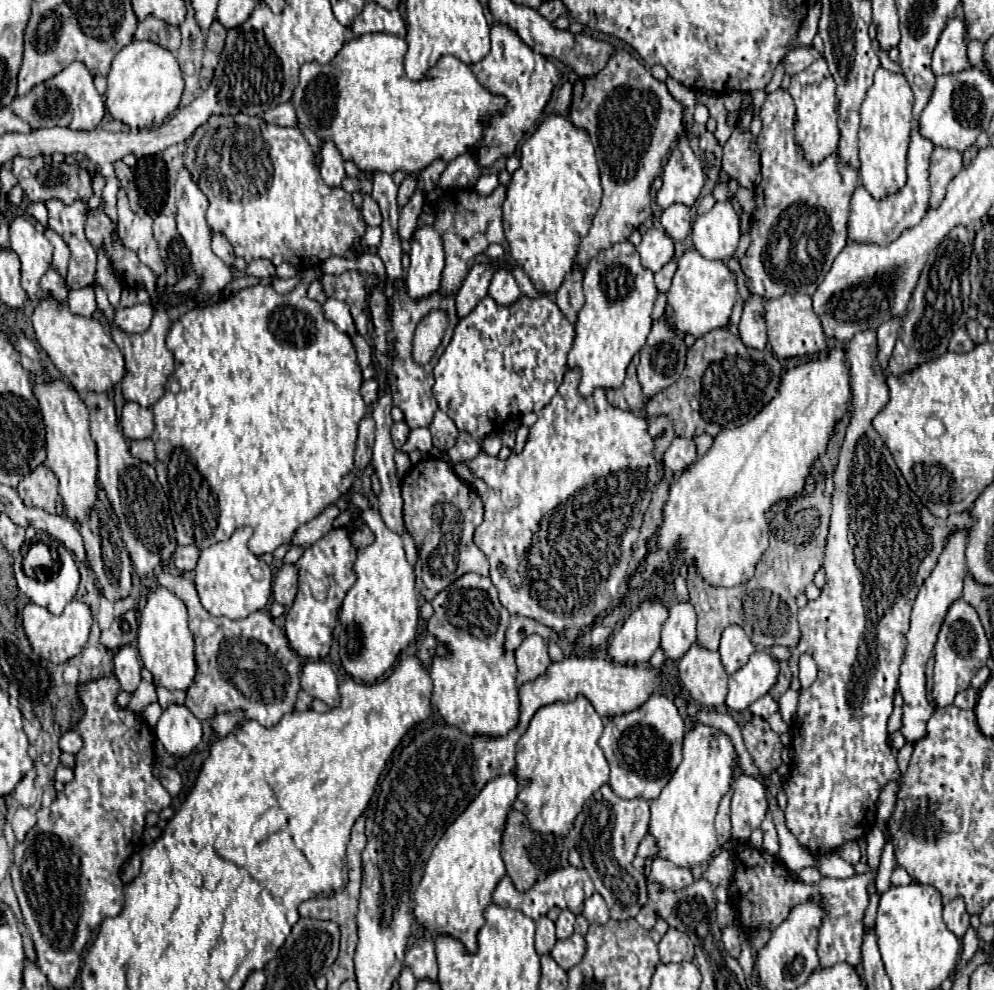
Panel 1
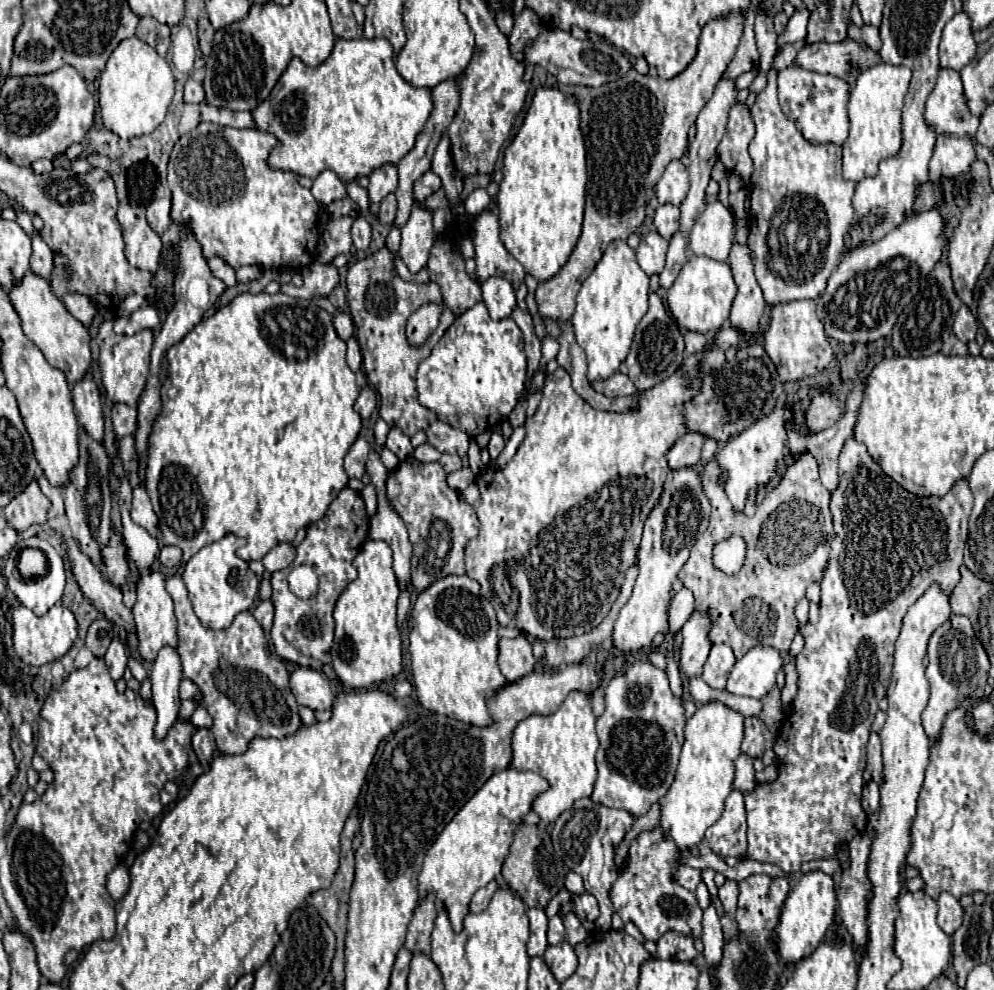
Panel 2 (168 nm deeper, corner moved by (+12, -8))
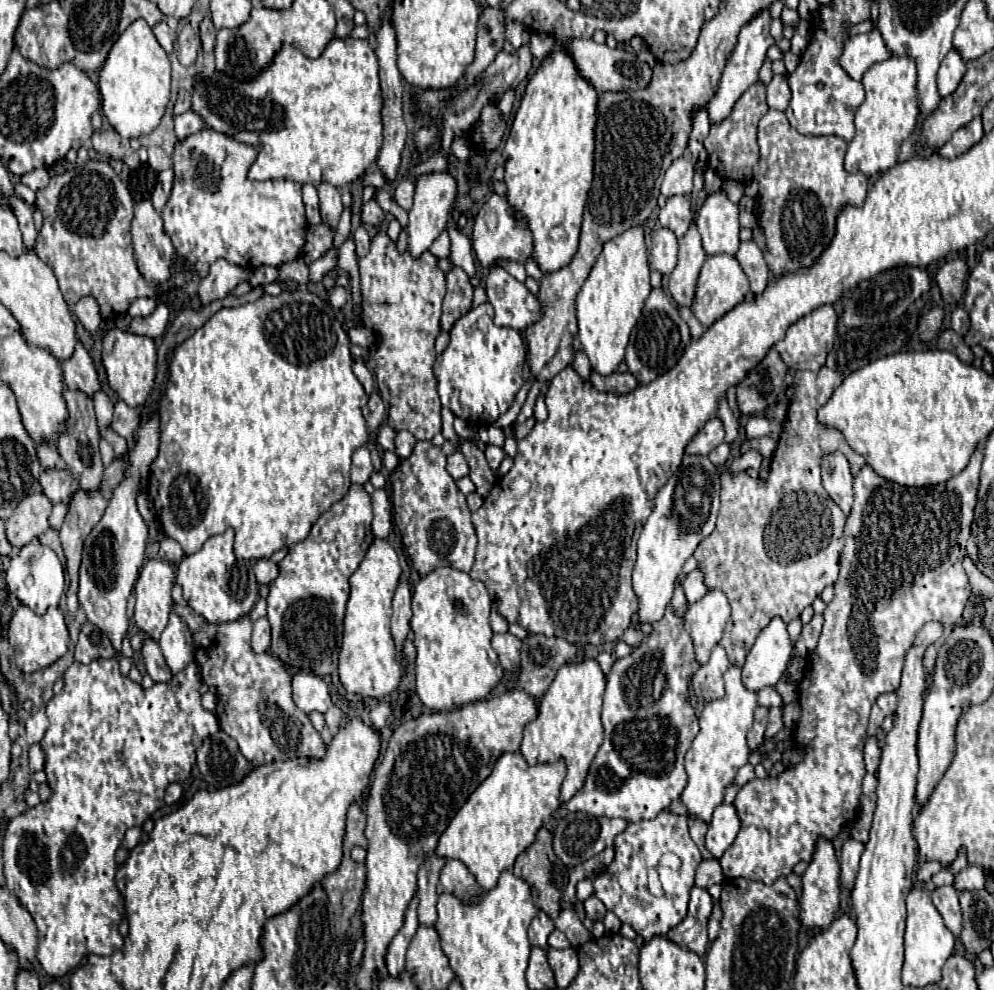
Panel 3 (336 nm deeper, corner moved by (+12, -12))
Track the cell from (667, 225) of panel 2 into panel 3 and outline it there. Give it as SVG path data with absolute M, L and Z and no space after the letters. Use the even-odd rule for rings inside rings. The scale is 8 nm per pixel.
M670 197L666 205L660 209L660 225L670 229L676 237L682 237L692 221L692 213L688 209L688 197Z

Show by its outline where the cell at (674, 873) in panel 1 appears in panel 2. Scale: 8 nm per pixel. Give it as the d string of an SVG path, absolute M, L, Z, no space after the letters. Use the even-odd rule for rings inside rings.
M682 865L676 873L674 873L674 879L688 891L696 891L698 883L702 881L702 871L700 869L694 869L694 867L688 867L688 865Z

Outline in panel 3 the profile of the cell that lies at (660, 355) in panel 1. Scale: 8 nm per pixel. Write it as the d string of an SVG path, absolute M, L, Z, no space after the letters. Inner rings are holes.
M652 289L626 349L626 363L630 373L638 379L638 383L648 385L656 377L668 373L676 365L676 361L682 357L688 345L690 345L690 331L688 331L688 325L682 321L676 305L662 289Z

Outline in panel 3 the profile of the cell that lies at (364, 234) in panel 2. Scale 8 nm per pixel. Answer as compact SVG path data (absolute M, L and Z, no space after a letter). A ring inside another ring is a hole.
M362 225L354 233L354 241L356 241L356 255L358 257L368 253L368 249L370 249L370 235L368 235L368 231Z

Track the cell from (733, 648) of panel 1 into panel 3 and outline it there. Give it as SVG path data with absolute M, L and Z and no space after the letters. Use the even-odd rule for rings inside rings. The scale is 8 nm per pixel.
M716 645L712 649L712 657L706 665L702 665L694 677L692 677L692 687L694 693L702 695L704 701L714 701L720 699L724 695L724 681L722 675L726 673L726 669L730 667L728 655L724 651L722 645Z

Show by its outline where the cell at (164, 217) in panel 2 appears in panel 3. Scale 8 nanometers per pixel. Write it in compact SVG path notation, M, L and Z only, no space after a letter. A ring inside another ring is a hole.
M166 169L158 175L158 183L156 183L156 189L152 193L152 205L158 213L164 211L168 199L170 199L170 191L172 191L172 181L174 181L174 173L172 169Z

